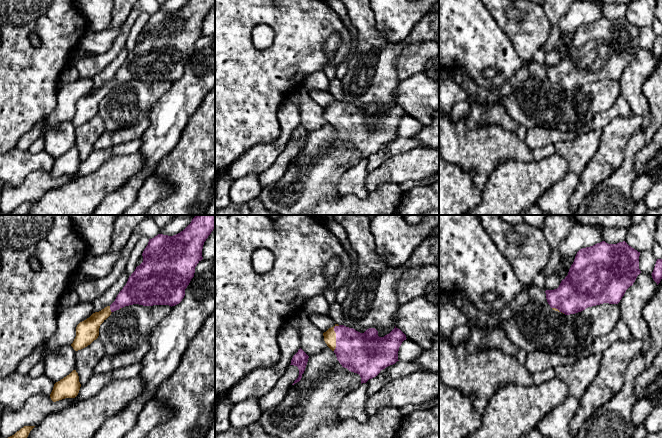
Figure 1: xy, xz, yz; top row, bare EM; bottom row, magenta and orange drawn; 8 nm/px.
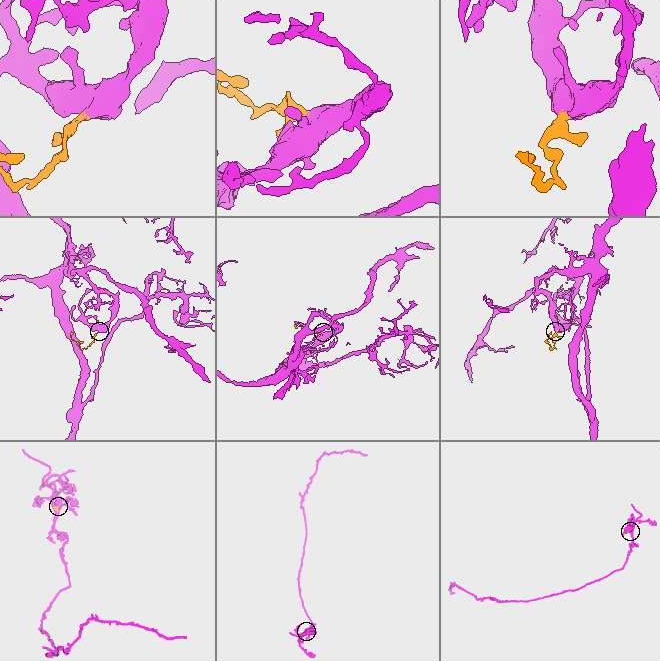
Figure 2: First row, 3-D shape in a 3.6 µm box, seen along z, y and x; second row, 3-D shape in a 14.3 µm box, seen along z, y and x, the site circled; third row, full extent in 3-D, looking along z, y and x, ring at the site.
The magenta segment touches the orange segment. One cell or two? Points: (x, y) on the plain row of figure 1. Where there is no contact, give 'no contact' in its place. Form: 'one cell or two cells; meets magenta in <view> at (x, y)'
one cell; meets magenta in xz at (336, 112)

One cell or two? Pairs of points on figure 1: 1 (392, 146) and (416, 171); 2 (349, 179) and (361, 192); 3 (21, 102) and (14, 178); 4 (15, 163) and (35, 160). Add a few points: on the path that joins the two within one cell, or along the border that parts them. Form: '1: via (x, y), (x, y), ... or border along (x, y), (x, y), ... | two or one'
1: border along (419, 146), (392, 155), (379, 166) | two
2: via (352, 182), (359, 189) | one
3: border along (15, 147), (10, 150) | two
4: via (20, 164), (25, 166), (30, 162) | one

